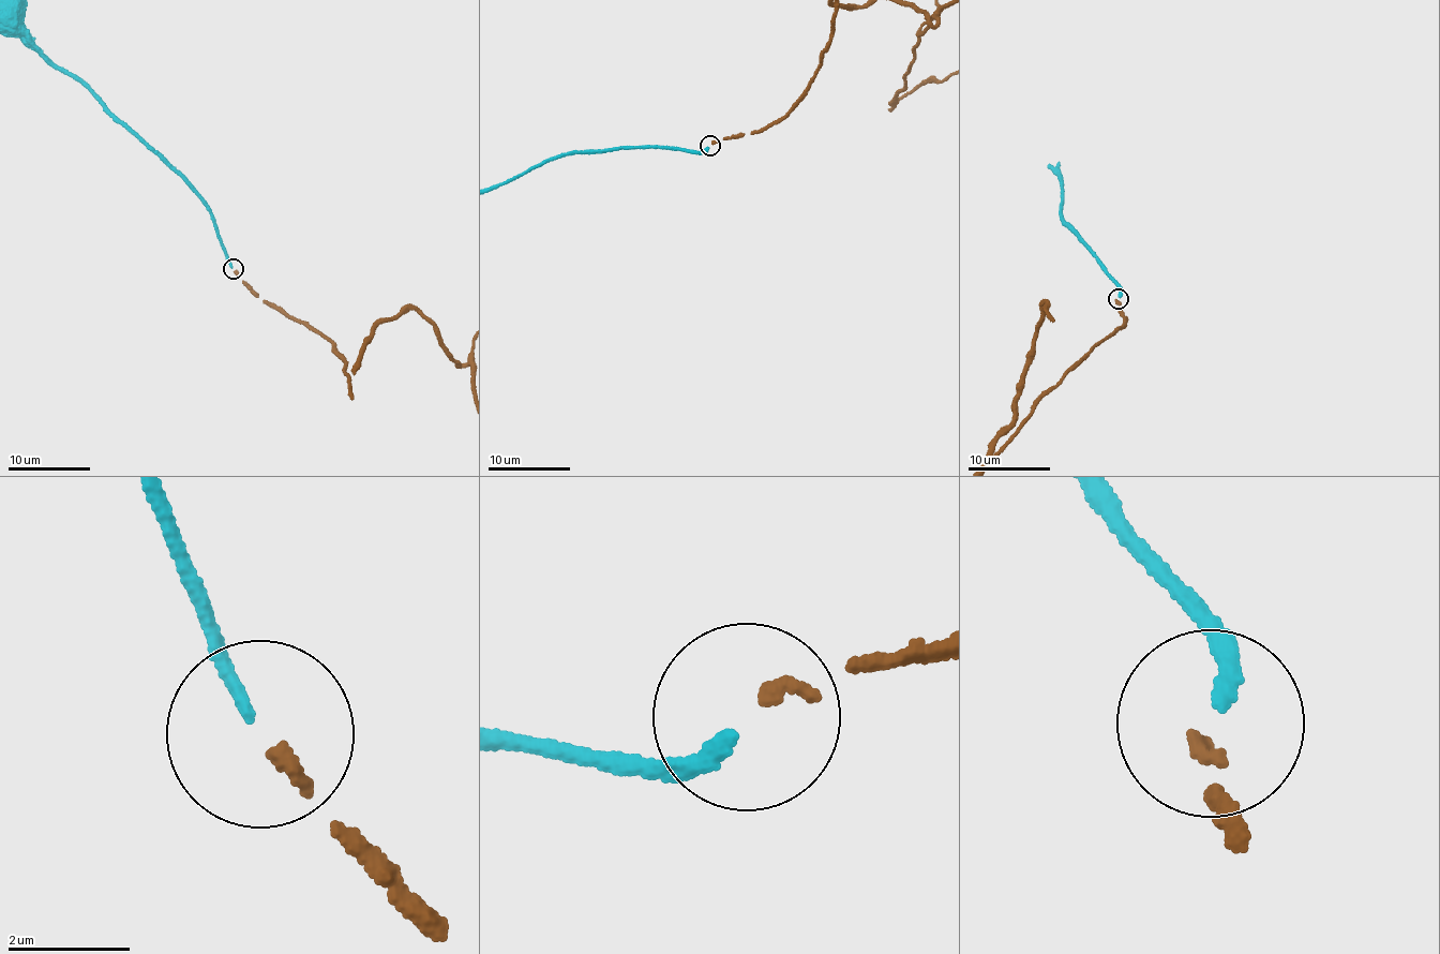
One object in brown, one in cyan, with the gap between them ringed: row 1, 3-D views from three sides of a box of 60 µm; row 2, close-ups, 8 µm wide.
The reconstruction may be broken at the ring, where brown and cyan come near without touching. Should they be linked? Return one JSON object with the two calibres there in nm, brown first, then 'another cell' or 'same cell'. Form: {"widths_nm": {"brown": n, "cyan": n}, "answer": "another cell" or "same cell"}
{"widths_nm": {"brown": 220, "cyan": 240}, "answer": "same cell"}

